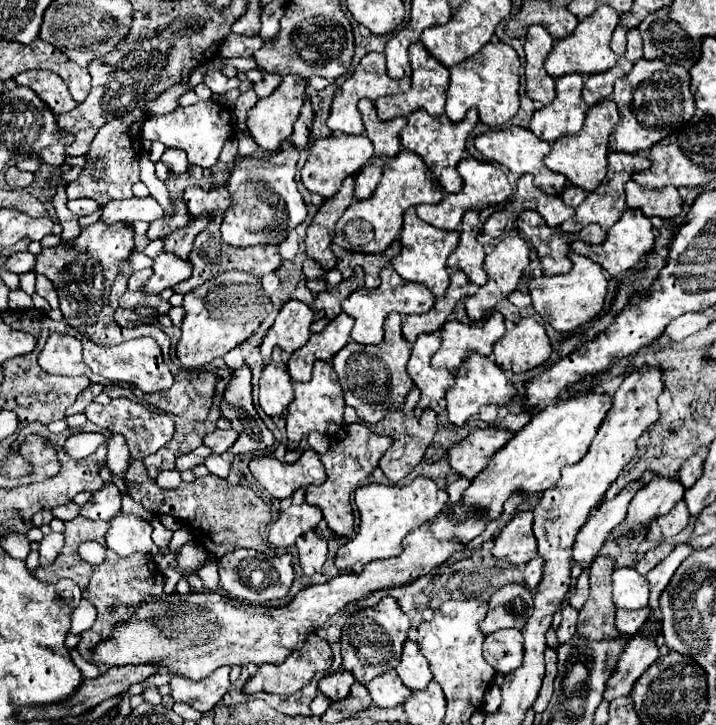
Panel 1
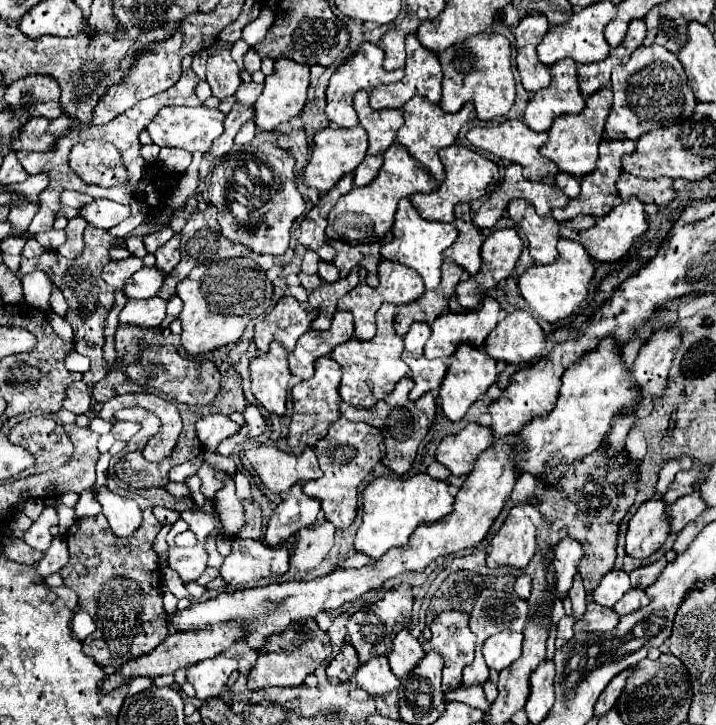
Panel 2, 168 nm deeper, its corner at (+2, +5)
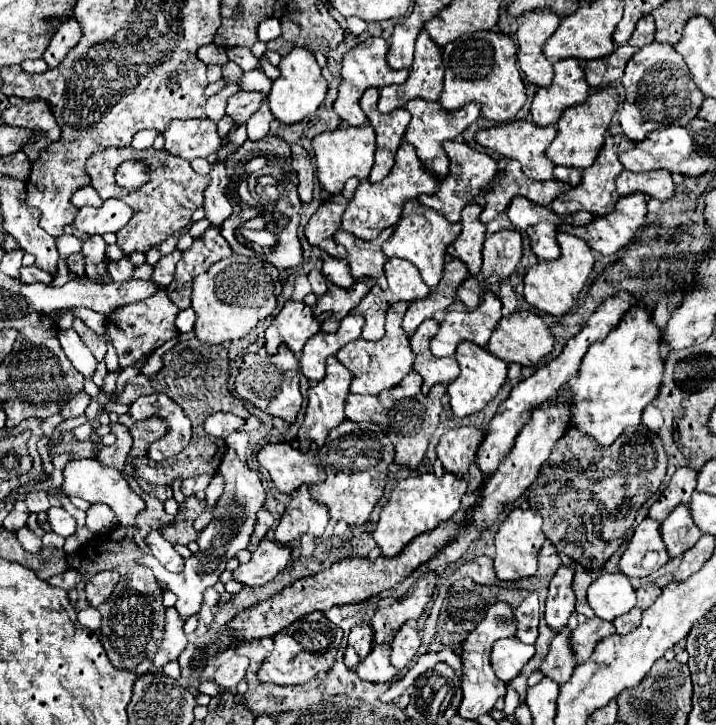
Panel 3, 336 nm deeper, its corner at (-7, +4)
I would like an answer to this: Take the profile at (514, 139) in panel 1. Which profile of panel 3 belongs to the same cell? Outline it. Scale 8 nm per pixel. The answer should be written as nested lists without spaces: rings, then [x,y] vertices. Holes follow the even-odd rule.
[[[512,120],[512,122],[506,122],[506,124],[500,124],[500,126],[492,126],[492,128],[486,128],[486,130],[480,130],[474,140],[492,150],[492,152],[498,152],[506,158],[512,158],[512,160],[518,160],[522,164],[522,170],[524,174],[530,178],[530,180],[552,180],[554,178],[554,162],[546,158],[546,148],[550,146],[550,142],[556,138],[556,128],[554,126],[536,126],[532,122],[526,122],[526,120]]]

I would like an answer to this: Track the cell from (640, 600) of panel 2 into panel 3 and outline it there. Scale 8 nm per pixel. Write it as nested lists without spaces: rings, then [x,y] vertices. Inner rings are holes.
[[[632,608],[630,612],[618,616],[618,620],[614,620],[614,626],[616,626],[616,634],[626,634],[630,632],[630,628],[636,628],[640,624],[640,612],[638,608]]]

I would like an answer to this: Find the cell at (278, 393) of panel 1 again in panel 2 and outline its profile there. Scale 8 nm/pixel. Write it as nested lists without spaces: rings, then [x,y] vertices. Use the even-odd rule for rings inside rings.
[[[271,343],[271,349],[263,357],[255,357],[249,363],[251,393],[269,413],[285,415],[285,401],[289,393],[291,371],[287,365],[287,351],[281,343]]]

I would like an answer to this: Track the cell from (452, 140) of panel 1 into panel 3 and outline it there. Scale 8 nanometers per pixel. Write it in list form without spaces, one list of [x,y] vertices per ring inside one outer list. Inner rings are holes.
[[[416,98],[416,100],[410,100],[406,104],[406,110],[412,114],[412,120],[408,124],[408,130],[404,134],[406,140],[416,148],[418,158],[422,160],[422,164],[430,172],[434,172],[440,178],[446,178],[448,176],[448,156],[444,152],[442,142],[444,140],[454,140],[458,134],[462,134],[480,116],[480,104],[478,102],[470,102],[470,104],[464,104],[456,112],[448,112],[448,110],[442,108],[440,102],[428,102],[428,100]]]

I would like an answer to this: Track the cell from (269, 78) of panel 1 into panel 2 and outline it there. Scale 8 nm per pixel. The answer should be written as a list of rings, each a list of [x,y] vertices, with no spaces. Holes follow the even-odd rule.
[[[251,81],[251,83],[241,83],[233,97],[235,97],[235,103],[241,103],[241,105],[245,105],[245,107],[253,107],[255,101],[257,101],[257,97],[261,95],[261,91],[263,91],[263,85],[259,85],[259,83],[255,83],[255,81]]]

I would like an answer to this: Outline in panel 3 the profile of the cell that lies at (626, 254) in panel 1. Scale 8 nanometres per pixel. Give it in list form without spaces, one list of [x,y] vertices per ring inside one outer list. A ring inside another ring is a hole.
[[[628,194],[616,202],[614,212],[594,218],[588,226],[562,226],[570,234],[580,236],[592,250],[612,256],[626,248],[646,222],[644,194]]]

